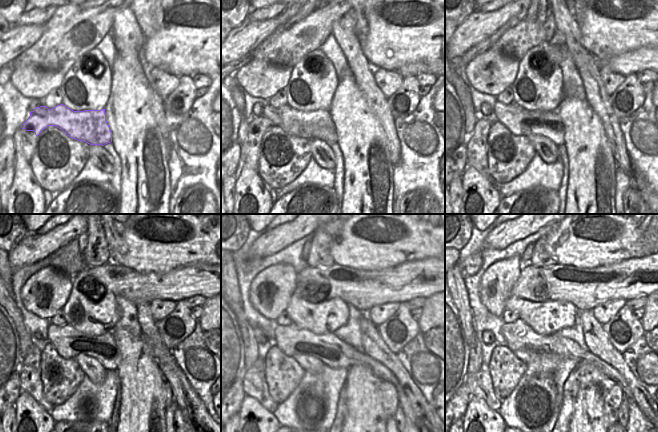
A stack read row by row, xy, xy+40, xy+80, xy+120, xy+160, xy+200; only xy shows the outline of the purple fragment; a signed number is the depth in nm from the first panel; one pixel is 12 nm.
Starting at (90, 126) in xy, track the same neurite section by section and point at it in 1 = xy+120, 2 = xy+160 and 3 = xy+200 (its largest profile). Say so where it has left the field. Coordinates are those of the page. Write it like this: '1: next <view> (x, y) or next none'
1: next xy+120 (69, 343)
2: next xy+160 (291, 340)
3: next xy+200 (519, 336)

